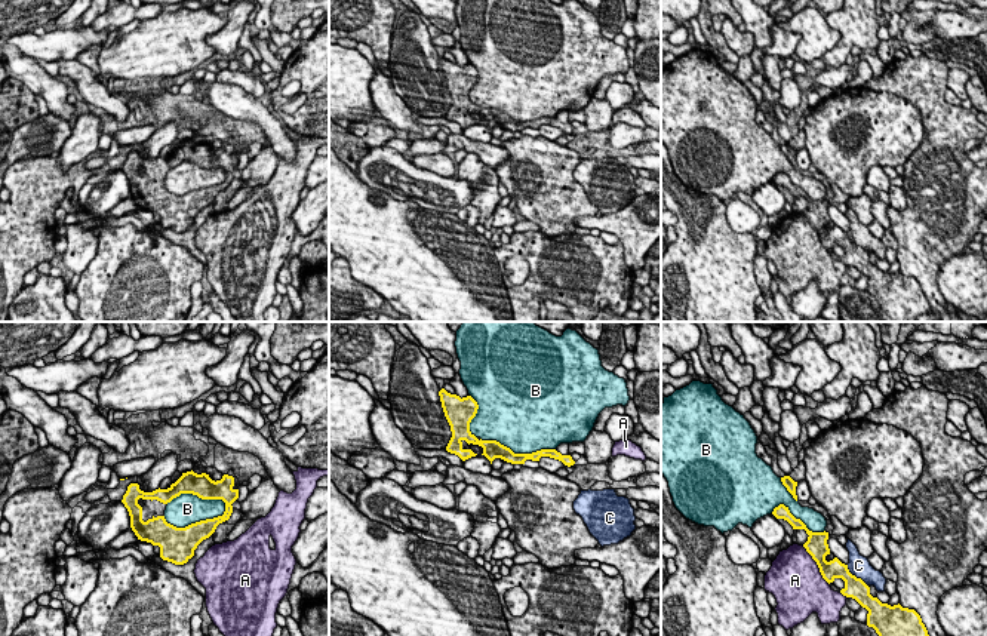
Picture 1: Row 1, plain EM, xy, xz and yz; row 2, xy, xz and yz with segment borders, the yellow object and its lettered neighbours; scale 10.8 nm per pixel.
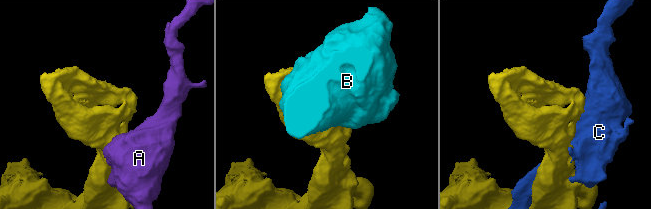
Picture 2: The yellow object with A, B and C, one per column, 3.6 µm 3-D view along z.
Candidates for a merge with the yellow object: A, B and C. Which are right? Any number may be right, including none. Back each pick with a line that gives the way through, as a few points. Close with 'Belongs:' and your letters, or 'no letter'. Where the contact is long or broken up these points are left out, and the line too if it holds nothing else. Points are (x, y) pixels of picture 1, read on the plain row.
Belongs: no letter

